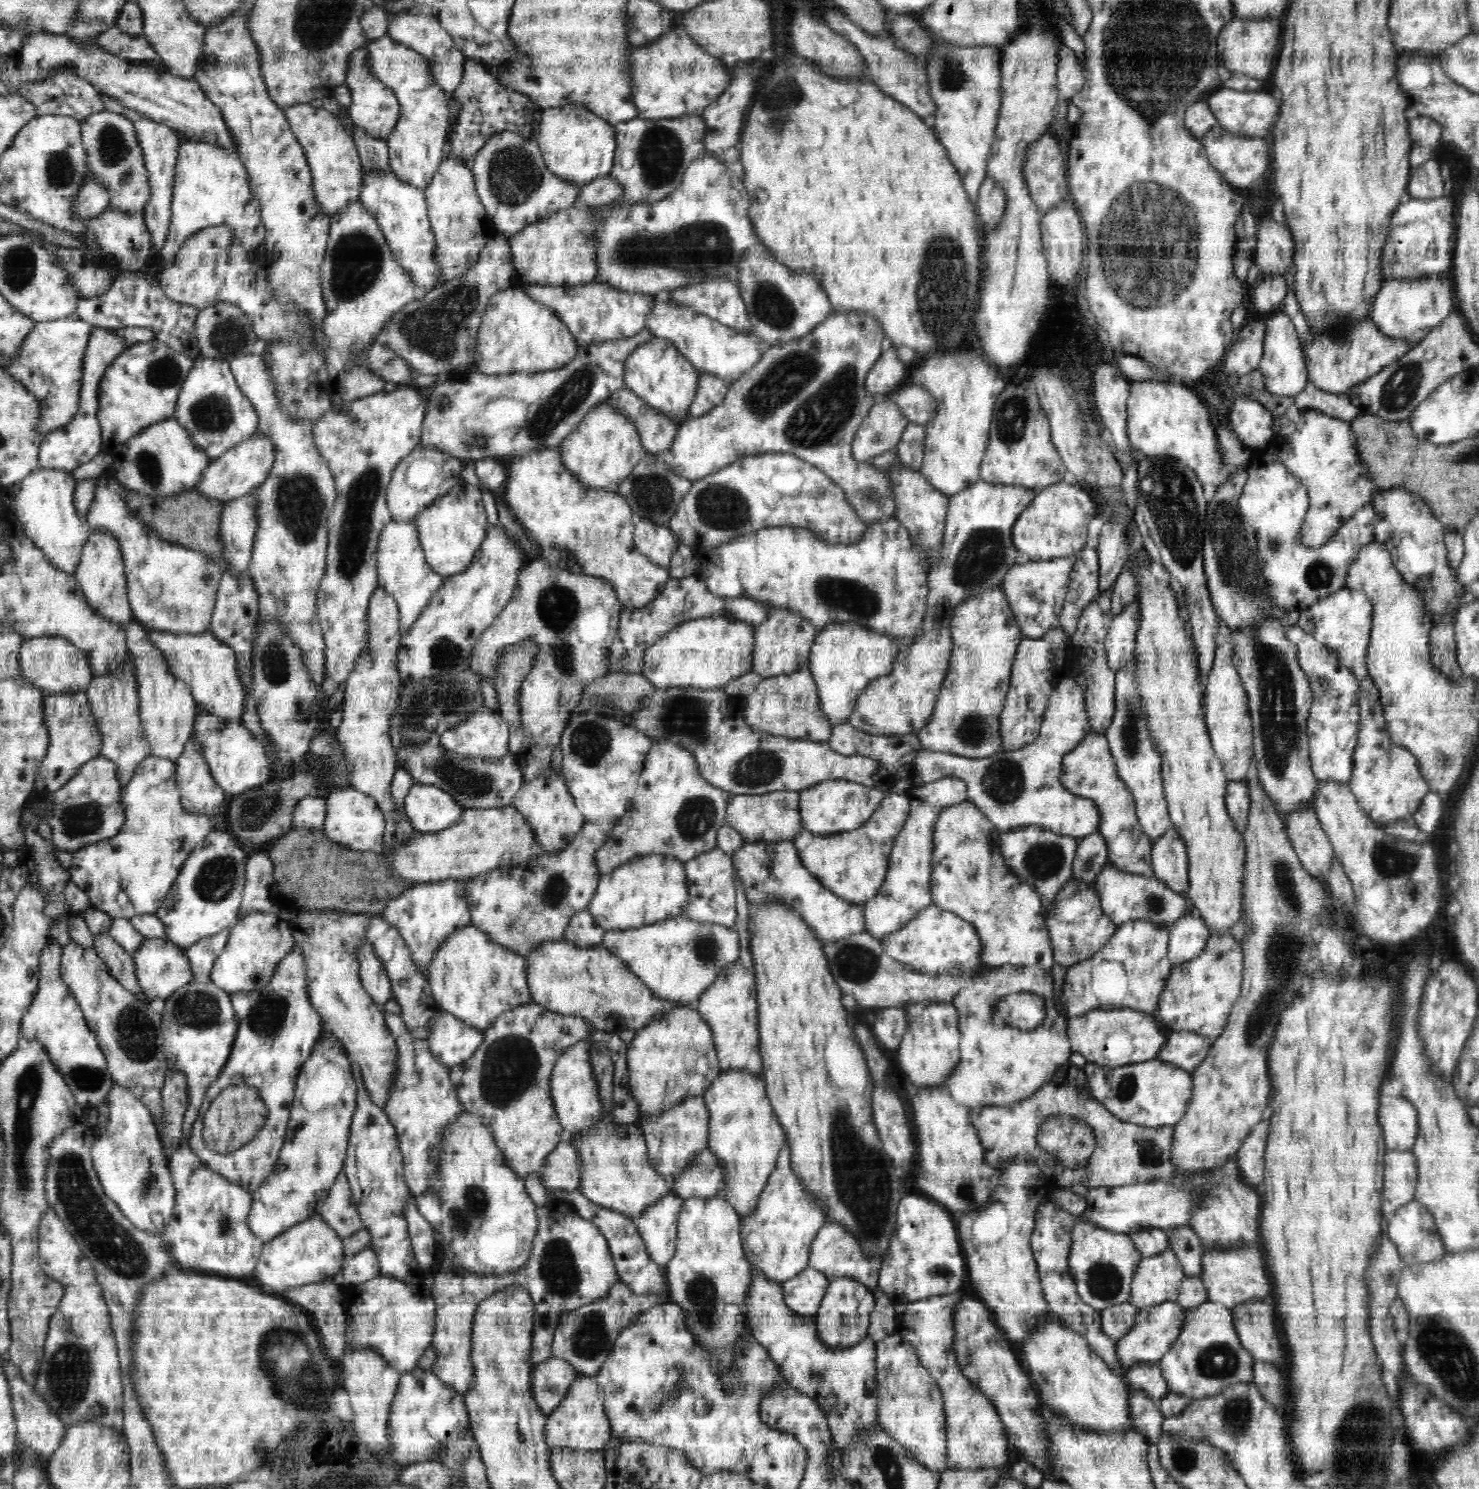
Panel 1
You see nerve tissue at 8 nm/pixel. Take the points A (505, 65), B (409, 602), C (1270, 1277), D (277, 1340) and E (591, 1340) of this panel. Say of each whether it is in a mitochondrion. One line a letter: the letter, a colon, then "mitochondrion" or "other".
A: other
B: other
C: other
D: mitochondrion
E: mitochondrion

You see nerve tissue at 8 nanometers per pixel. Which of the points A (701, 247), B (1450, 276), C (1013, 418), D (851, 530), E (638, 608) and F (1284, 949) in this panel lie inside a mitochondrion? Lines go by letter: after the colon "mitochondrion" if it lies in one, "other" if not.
A: mitochondrion
B: other
C: mitochondrion
D: other
E: other
F: mitochondrion

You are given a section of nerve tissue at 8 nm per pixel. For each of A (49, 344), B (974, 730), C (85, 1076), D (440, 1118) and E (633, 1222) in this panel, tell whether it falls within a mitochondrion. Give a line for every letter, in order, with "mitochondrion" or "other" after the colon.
A: other
B: mitochondrion
C: mitochondrion
D: other
E: other

